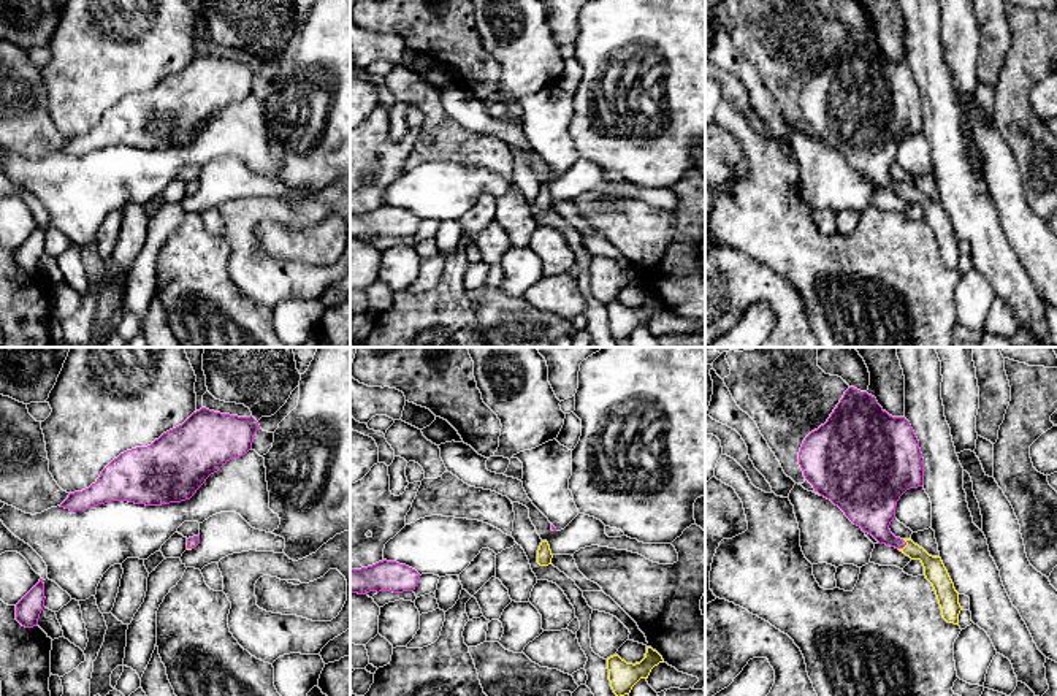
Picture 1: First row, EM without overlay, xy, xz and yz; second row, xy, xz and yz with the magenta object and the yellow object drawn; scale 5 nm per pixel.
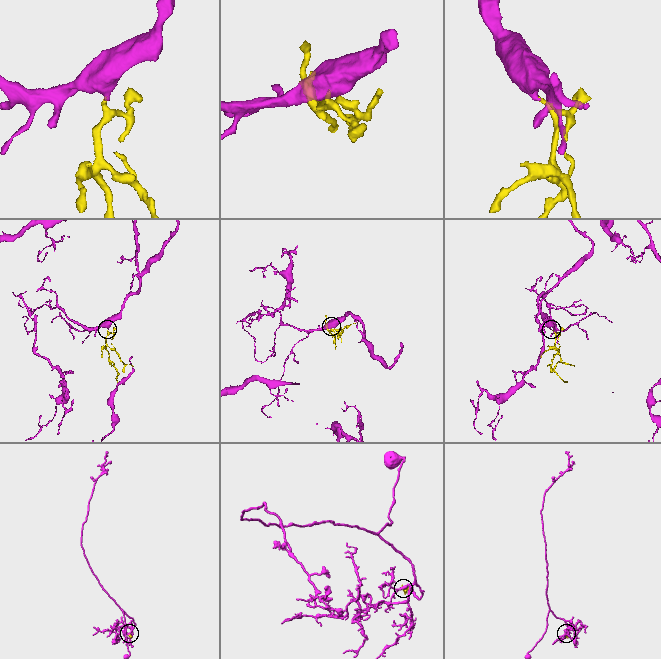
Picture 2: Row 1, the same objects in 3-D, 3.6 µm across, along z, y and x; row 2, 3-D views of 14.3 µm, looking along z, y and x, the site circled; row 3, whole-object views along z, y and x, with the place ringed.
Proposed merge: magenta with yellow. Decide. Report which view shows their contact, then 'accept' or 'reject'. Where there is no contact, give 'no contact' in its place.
yz | accept

